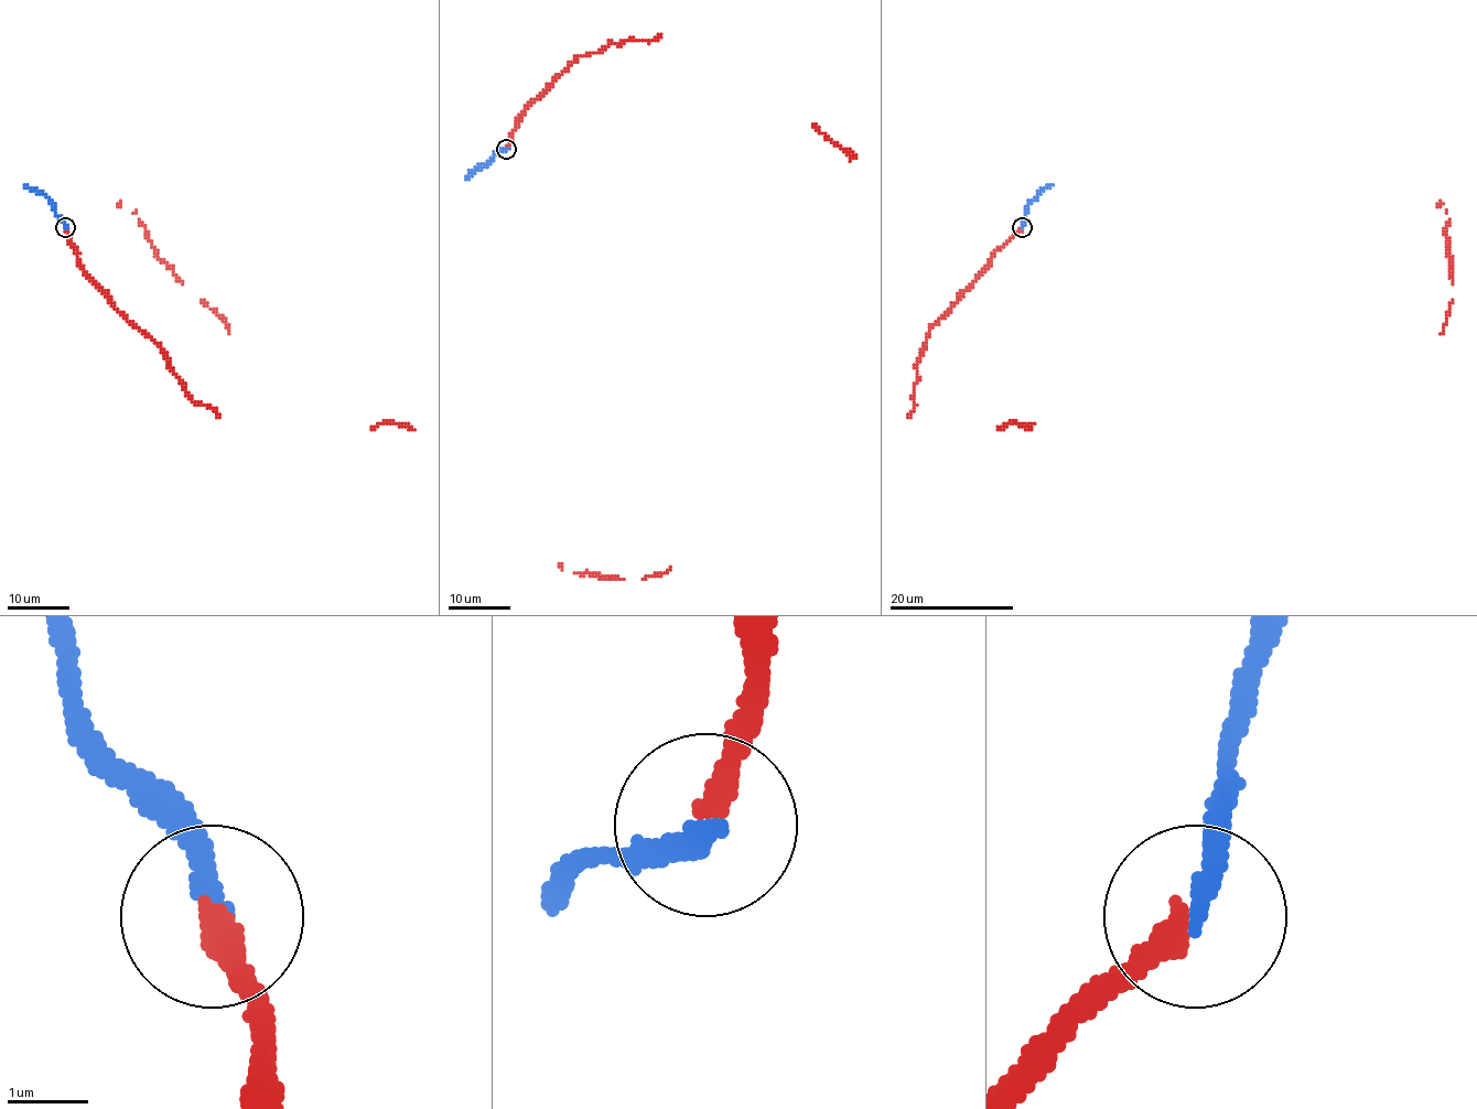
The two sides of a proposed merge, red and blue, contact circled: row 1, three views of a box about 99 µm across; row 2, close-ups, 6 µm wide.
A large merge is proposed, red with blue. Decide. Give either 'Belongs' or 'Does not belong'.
Belongs

